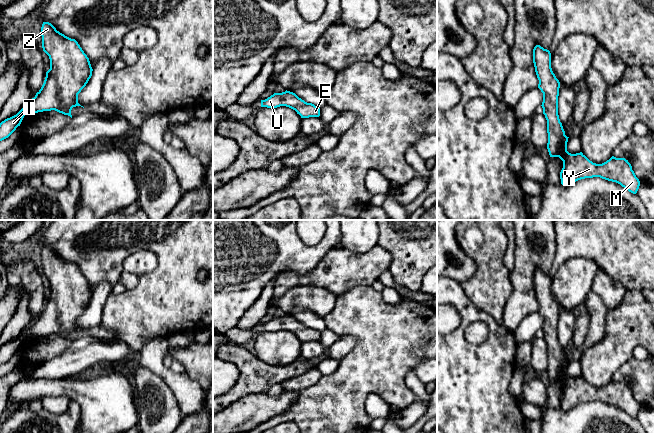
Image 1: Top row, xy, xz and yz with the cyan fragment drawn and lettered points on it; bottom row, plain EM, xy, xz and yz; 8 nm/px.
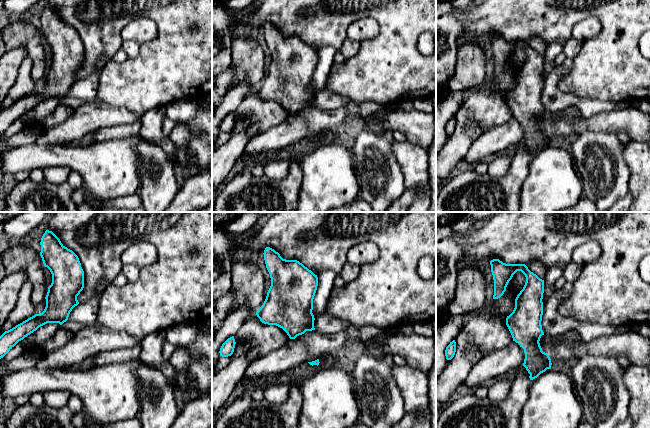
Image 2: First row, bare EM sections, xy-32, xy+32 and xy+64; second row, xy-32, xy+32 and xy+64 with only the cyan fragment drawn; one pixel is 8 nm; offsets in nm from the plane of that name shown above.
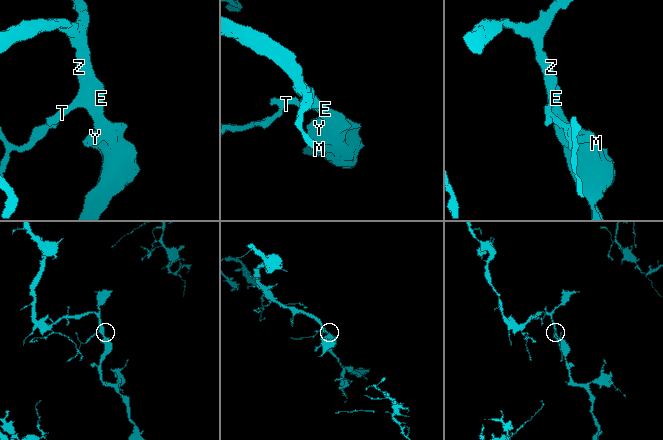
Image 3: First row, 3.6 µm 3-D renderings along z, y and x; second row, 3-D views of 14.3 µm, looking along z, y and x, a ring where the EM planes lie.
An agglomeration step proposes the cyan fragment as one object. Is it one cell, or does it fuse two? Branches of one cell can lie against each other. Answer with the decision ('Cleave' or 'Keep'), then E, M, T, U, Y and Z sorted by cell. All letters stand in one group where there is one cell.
Keep. Groups: E M T U Y Z

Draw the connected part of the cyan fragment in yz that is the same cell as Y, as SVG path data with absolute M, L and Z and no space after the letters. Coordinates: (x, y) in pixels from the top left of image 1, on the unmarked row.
M540 269L533 273L533 287L539 304L538 312L543 317L543 338L547 344L548 367L550 381L559 381L563 385L560 396L561 408L569 410L578 404L600 401L616 406L629 416L636 418L640 405L625 382L612 380L602 388L590 385L582 376L571 378L567 375L568 362L565 359L558 339L558 320L560 306L551 292L551 277Z

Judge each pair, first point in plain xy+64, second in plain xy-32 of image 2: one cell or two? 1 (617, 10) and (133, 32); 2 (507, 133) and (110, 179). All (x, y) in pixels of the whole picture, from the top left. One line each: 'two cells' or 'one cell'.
1: two cells
2: two cells

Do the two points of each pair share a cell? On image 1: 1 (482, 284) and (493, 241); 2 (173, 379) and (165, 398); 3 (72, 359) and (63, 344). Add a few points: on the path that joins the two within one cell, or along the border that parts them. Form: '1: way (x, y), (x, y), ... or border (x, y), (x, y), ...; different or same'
1: way (489, 273), (489, 252); same
2: border (152, 371), (164, 380), (180, 408); different
3: border (71, 342), (61, 353), (46, 361); different

